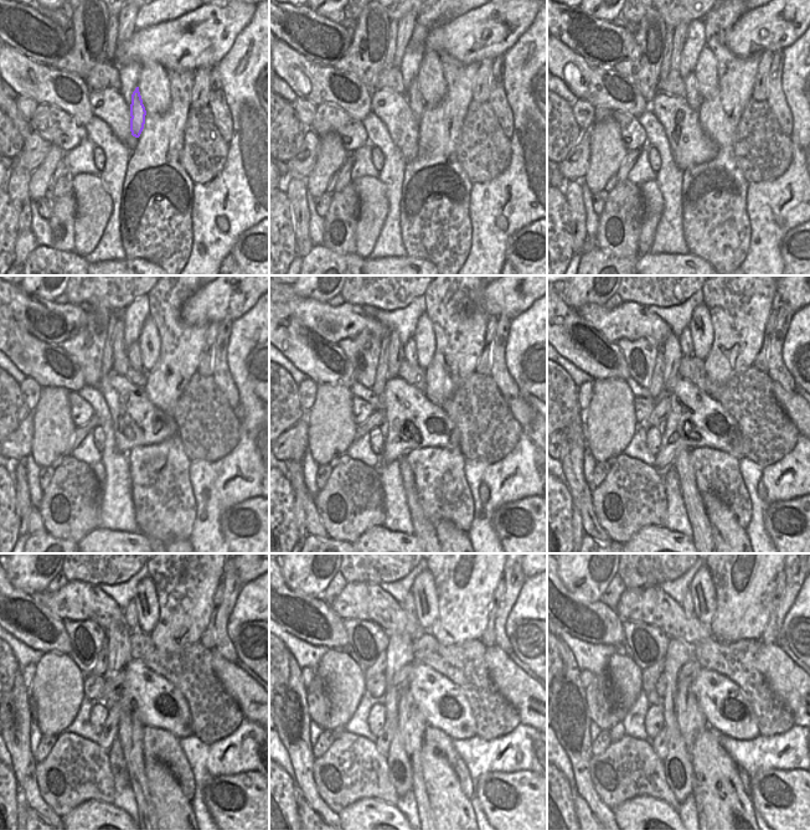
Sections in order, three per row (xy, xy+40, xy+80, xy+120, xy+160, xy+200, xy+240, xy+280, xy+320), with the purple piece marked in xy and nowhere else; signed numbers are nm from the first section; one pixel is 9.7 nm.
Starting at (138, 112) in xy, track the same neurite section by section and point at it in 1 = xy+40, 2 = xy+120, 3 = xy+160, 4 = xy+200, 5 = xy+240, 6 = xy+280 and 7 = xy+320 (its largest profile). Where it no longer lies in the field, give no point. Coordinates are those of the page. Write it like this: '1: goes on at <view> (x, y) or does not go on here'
1: goes on at xy+40 (416, 101)
2: goes on at xy+120 (133, 352)
3: goes on at xy+160 (411, 354)
4: goes on at xy+200 (685, 339)
5: goes on at xy+240 (130, 615)
6: goes on at xy+280 (408, 606)
7: goes on at xy+320 (687, 604)

